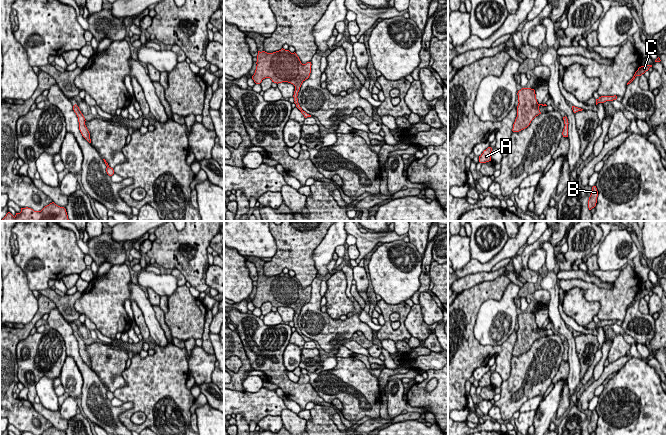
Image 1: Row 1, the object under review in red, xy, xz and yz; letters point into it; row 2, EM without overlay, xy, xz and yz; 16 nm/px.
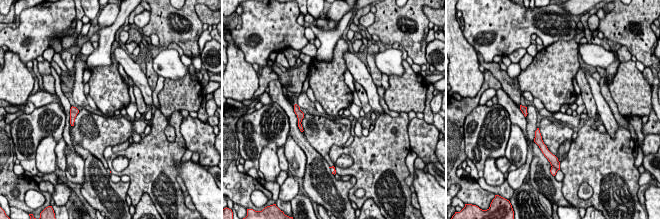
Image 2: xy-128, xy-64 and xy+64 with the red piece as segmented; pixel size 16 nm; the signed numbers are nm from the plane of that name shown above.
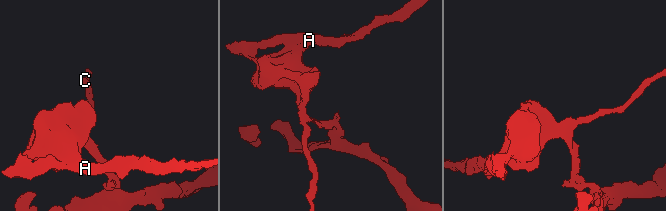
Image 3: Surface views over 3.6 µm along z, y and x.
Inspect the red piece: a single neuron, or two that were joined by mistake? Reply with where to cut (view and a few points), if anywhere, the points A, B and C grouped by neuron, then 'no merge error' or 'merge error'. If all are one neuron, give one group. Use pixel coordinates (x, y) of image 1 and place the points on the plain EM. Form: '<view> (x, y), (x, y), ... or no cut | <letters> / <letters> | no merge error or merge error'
xy (84, 347), (79, 351) | A C / B | merge error

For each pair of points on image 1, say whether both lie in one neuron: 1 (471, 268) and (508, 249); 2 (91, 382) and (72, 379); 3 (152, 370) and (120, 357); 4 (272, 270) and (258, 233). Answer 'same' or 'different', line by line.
1: same
2: different
3: different
4: different

